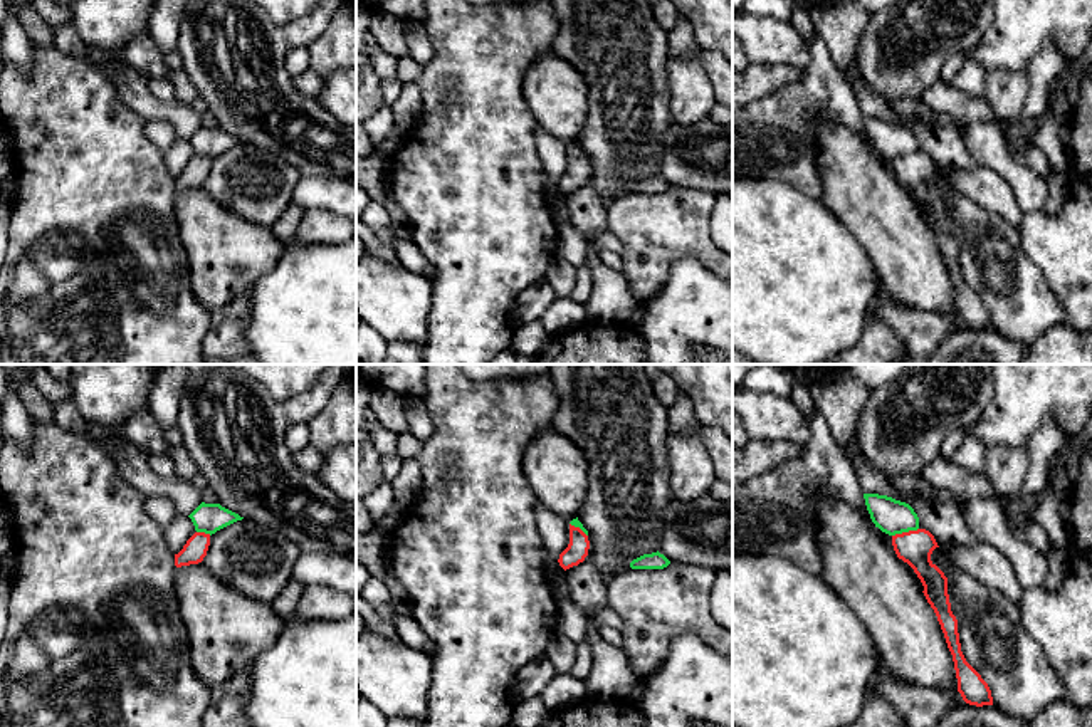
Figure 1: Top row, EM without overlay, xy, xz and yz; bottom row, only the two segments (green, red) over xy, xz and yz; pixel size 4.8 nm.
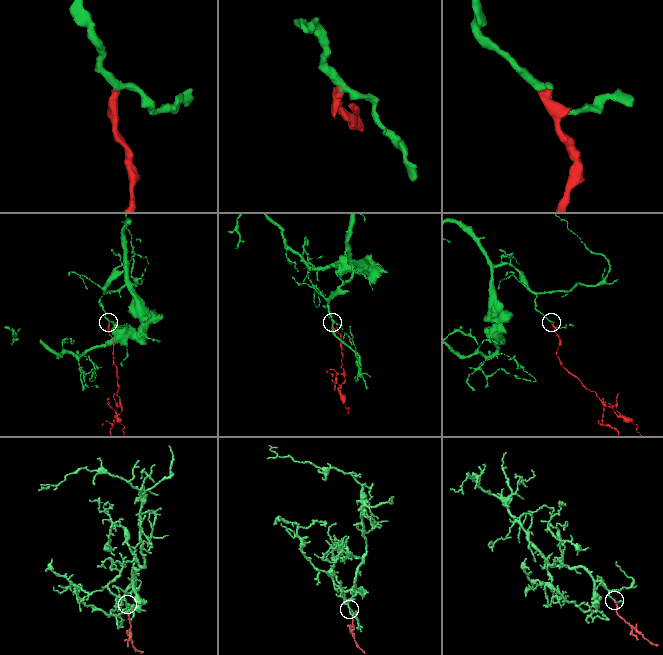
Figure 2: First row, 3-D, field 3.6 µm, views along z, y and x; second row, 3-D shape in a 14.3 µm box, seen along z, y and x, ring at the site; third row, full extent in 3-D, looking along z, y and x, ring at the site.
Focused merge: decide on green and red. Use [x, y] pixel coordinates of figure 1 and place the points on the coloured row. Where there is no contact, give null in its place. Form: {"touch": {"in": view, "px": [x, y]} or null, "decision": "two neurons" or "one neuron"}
{"touch": {"in": "yz", "px": [904, 531]}, "decision": "two neurons"}

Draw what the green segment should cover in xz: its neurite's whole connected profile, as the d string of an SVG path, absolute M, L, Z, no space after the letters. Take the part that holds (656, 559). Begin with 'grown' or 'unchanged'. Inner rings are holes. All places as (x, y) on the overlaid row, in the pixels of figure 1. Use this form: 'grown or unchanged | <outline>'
unchanged | M657 552L643 554L630 562L632 569L664 569L670 564L670 561Z

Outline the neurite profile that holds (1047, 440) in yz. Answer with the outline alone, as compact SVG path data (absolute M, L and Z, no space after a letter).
M1045 425L1028 442L1030 468L1021 489L1008 497L1005 514L1018 524L1032 524L1032 504L1047 485L1047 470L1052 457L1067 443L1065 433L1055 425Z

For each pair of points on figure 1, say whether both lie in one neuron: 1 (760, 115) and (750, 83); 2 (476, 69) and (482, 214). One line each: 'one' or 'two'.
1: two
2: one

